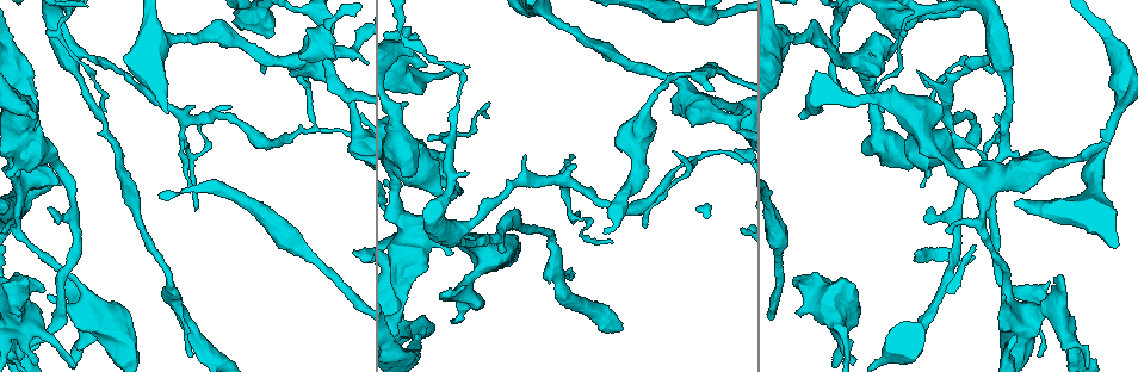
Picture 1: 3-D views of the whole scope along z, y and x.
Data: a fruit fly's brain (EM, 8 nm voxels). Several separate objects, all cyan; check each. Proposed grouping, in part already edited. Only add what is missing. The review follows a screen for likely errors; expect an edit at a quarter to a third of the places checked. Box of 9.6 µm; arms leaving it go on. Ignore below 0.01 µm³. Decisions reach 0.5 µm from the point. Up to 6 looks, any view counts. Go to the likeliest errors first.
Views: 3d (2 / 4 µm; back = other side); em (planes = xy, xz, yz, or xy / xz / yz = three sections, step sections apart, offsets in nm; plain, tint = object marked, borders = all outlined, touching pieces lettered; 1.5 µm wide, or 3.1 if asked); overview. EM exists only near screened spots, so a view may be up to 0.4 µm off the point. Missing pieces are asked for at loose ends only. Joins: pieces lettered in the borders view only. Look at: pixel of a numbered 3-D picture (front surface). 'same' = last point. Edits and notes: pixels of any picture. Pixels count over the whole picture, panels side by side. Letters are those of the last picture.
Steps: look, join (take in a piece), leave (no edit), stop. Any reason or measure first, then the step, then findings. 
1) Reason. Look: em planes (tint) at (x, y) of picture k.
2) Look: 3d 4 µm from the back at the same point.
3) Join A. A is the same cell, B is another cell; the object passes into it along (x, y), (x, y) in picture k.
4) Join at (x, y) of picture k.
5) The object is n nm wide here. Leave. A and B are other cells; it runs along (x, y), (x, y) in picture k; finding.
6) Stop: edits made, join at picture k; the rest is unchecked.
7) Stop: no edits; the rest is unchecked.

Branch stops here. Look: em planes (tint) at (1004, 344) of picture 1.

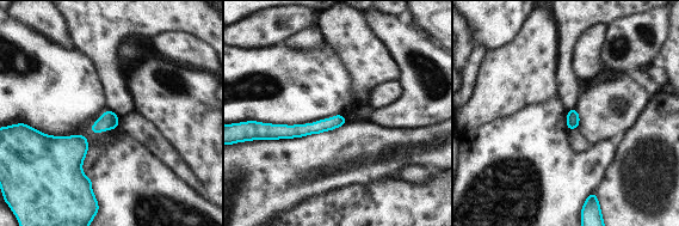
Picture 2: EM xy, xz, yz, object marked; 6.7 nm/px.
What lies round it. Look: em planes (borders) at the same point.

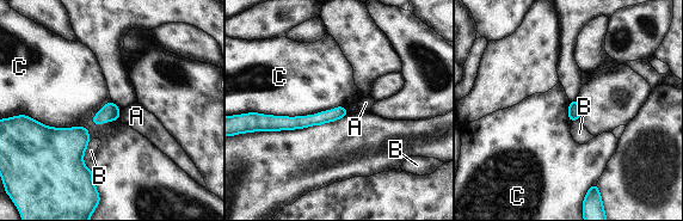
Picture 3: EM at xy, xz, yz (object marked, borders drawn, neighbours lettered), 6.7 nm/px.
Leave. A, B and C are other cells; it runs along (344, 112), (305, 122), (269, 120) in picture 3; no lettered piece goes on from it.

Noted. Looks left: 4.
An open end. Look: 3d 2 µm at (676, 112) of picture 1.

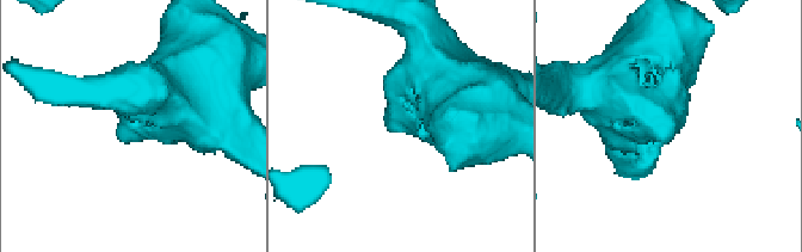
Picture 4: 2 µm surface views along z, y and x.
Look: em planes (borders) at (667, 141) of picture 4.

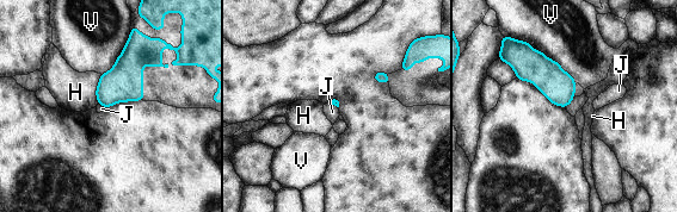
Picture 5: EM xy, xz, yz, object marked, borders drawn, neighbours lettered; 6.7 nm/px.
The longest contact is with V, 360 nm. Leave. H, J and V are other cells; a border runs along (574, 95), (565, 107) in picture 5; none of them fits.

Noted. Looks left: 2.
Stops while still wide. Look: em xy step 4 (borders) at (408, 31) of picture 1.

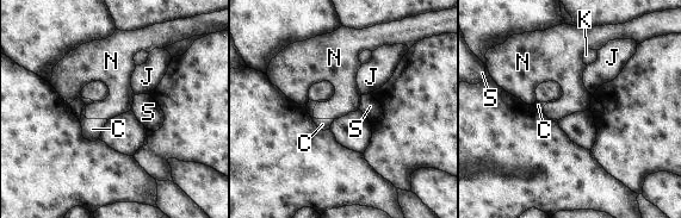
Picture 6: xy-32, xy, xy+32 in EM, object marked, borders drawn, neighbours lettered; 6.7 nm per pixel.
Another direction. Look: em planes (borders) at the same point.

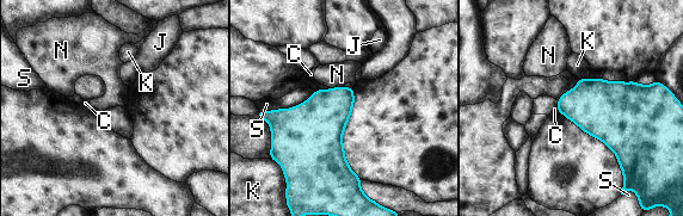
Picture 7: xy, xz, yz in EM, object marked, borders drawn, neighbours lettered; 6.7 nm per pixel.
Leave. C, J, K, N and S are other cells; a border runs along (343, 86), (328, 88) in picture 7; none of them fits.

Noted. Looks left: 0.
Stop: no edits; the rest is unchecked.

